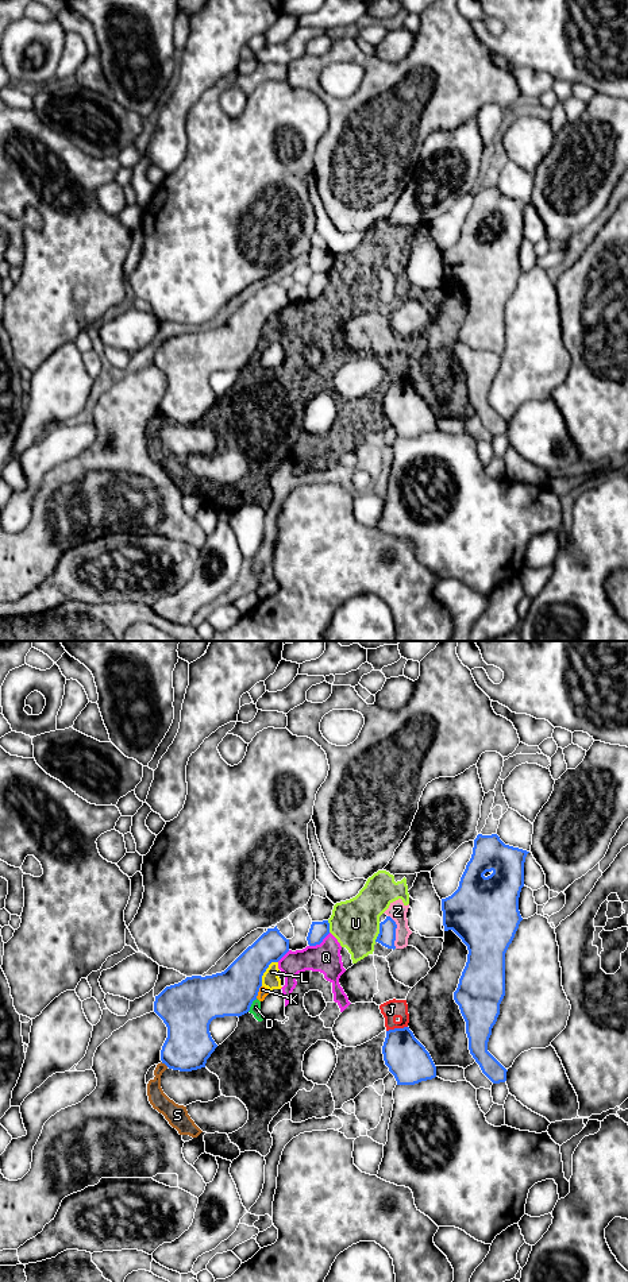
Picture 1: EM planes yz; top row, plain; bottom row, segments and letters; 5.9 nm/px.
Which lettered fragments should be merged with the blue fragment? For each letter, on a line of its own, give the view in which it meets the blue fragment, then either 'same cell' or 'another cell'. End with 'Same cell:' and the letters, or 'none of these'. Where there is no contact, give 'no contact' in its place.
D: yz | another cell
J: yz | another cell
K: yz | another cell
L: yz | another cell
Q: yz | another cell
S: yz | another cell
U: yz | another cell
Z: yz | another cell
Same cell: none of these

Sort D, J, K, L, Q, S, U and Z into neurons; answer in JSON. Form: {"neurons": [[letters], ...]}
{"neurons": [["D", "J", "K", "L", "Q", "S", "U", "Z"]]}

